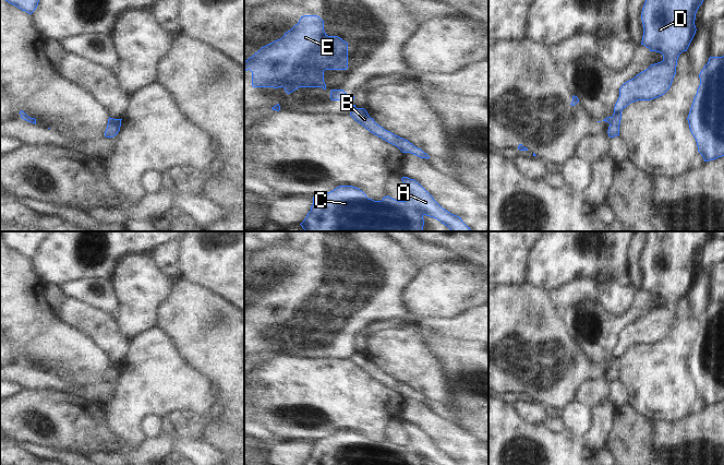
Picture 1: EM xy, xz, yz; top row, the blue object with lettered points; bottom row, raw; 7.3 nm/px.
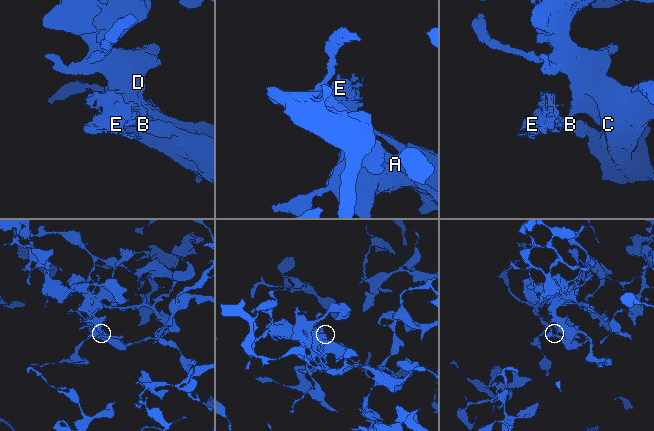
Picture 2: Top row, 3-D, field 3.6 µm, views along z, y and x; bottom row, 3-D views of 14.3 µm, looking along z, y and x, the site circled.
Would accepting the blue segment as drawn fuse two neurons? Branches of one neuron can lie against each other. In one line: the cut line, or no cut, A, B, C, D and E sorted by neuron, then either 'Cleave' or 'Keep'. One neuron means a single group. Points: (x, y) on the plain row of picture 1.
Split along yz (611, 361), (610, 368). Groups: A B C D / E. Cleave

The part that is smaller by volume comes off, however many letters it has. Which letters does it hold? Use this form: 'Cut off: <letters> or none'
Cut off: E

